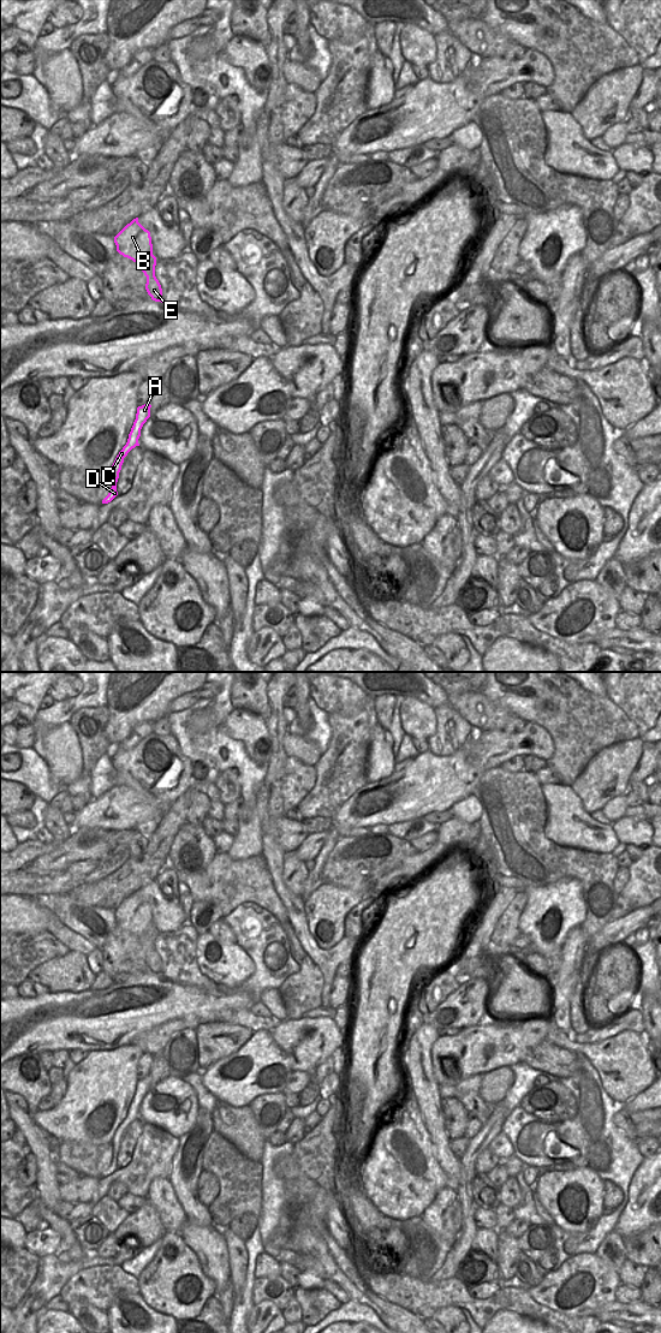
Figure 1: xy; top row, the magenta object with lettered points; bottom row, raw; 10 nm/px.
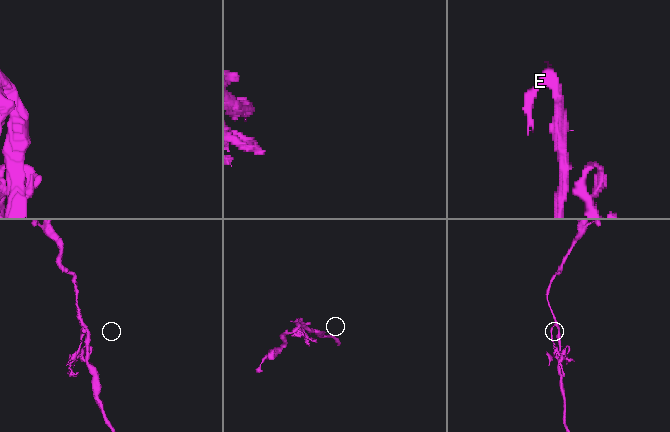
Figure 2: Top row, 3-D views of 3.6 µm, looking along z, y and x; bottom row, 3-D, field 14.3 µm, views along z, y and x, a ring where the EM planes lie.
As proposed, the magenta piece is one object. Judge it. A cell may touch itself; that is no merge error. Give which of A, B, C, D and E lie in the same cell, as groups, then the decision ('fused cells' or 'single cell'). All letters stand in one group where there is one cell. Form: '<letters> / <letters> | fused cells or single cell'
A C D / B E | fused cells

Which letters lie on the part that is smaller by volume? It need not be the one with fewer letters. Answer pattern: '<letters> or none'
A, C, D

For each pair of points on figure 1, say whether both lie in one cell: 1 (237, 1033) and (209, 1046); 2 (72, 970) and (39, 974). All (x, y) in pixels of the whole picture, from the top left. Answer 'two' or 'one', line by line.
1: one
2: one

